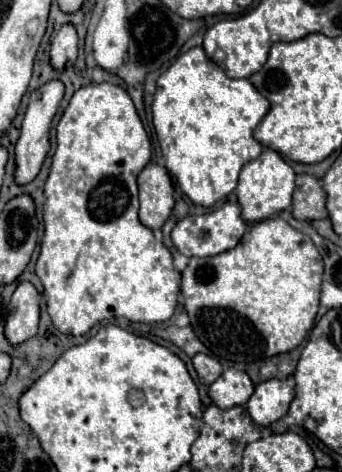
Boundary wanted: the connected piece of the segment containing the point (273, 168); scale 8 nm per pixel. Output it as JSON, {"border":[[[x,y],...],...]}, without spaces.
{"border":[[[264,148],[256,160],[248,162],[242,168],[240,178],[238,178],[236,196],[240,202],[240,208],[242,208],[242,218],[246,222],[258,222],[276,212],[290,208],[292,192],[294,192],[294,178],[296,178],[296,174],[289,163],[276,150]]]}

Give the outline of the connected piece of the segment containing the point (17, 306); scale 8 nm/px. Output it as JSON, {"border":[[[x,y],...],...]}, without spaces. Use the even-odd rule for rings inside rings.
{"border":[[[20,282],[12,294],[8,318],[6,318],[6,338],[12,344],[30,340],[38,330],[38,290],[32,282]]]}

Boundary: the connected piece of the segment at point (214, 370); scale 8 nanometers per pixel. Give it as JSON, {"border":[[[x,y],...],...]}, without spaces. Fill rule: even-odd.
{"border":[[[198,353],[192,358],[192,362],[194,362],[194,368],[198,372],[200,382],[206,386],[210,386],[222,374],[222,365],[213,355]]]}

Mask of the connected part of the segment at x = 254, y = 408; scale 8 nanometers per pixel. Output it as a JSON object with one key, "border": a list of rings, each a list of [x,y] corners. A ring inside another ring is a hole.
{"border":[[[272,378],[256,386],[246,406],[256,424],[268,426],[286,416],[292,398],[294,398],[294,390],[286,384],[286,380]]]}

